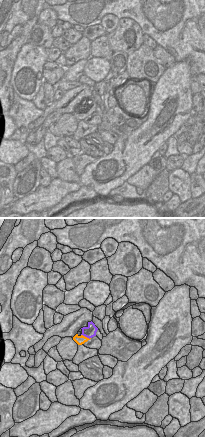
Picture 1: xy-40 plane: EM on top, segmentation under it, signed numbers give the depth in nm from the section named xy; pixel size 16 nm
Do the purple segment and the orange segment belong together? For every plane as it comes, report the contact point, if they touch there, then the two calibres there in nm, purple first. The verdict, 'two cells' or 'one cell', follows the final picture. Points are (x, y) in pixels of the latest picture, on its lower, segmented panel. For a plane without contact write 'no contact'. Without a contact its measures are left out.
(86, 336) | 190/140 nm

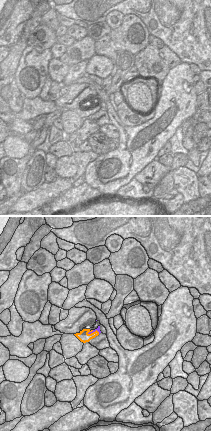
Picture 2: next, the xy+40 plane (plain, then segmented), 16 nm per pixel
(93, 331) | 60/180 nm

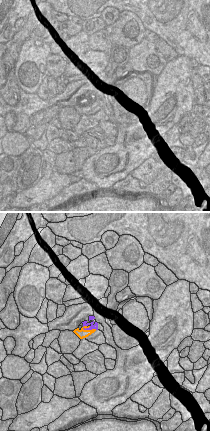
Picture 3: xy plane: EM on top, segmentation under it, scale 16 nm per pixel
(89, 329) | 90/140 nm

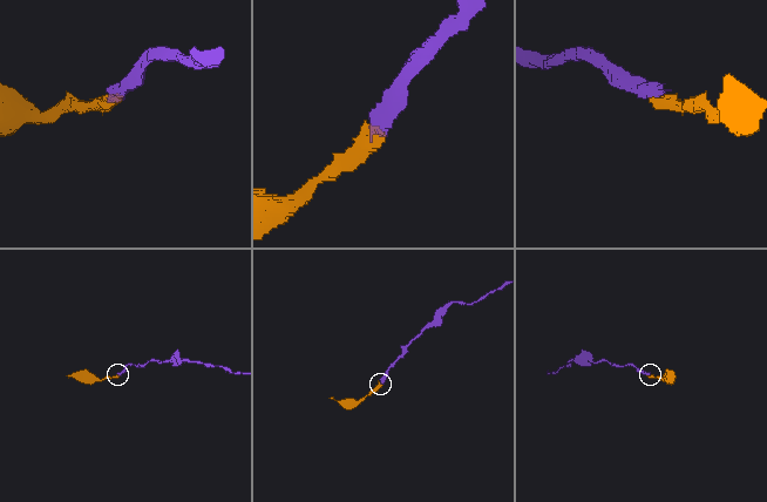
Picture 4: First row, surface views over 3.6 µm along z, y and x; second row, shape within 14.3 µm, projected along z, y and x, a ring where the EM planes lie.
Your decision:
one cell

